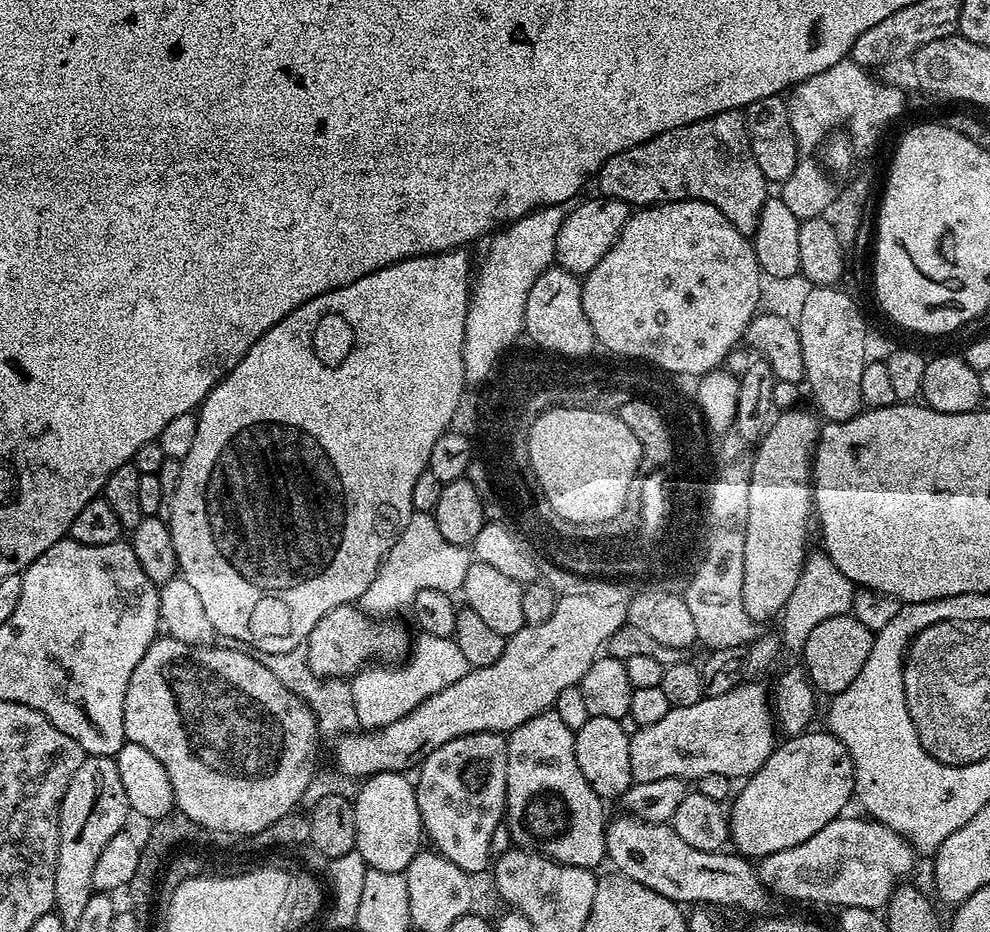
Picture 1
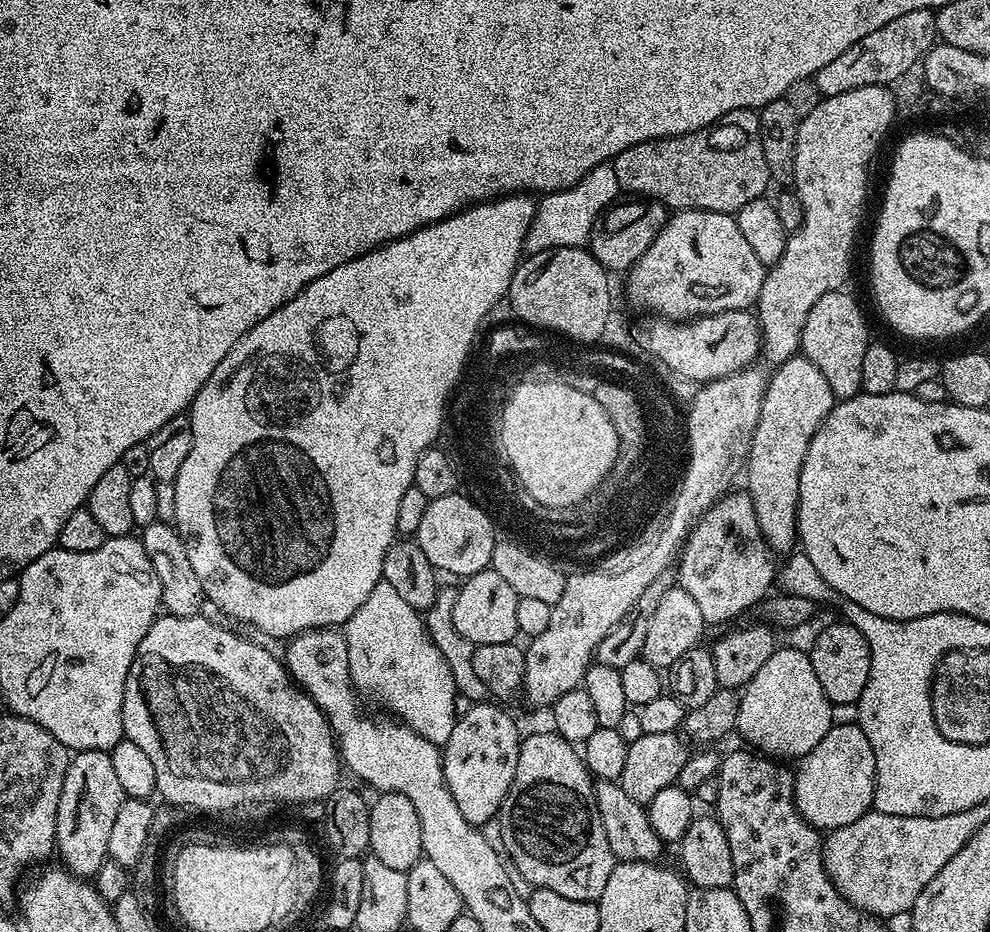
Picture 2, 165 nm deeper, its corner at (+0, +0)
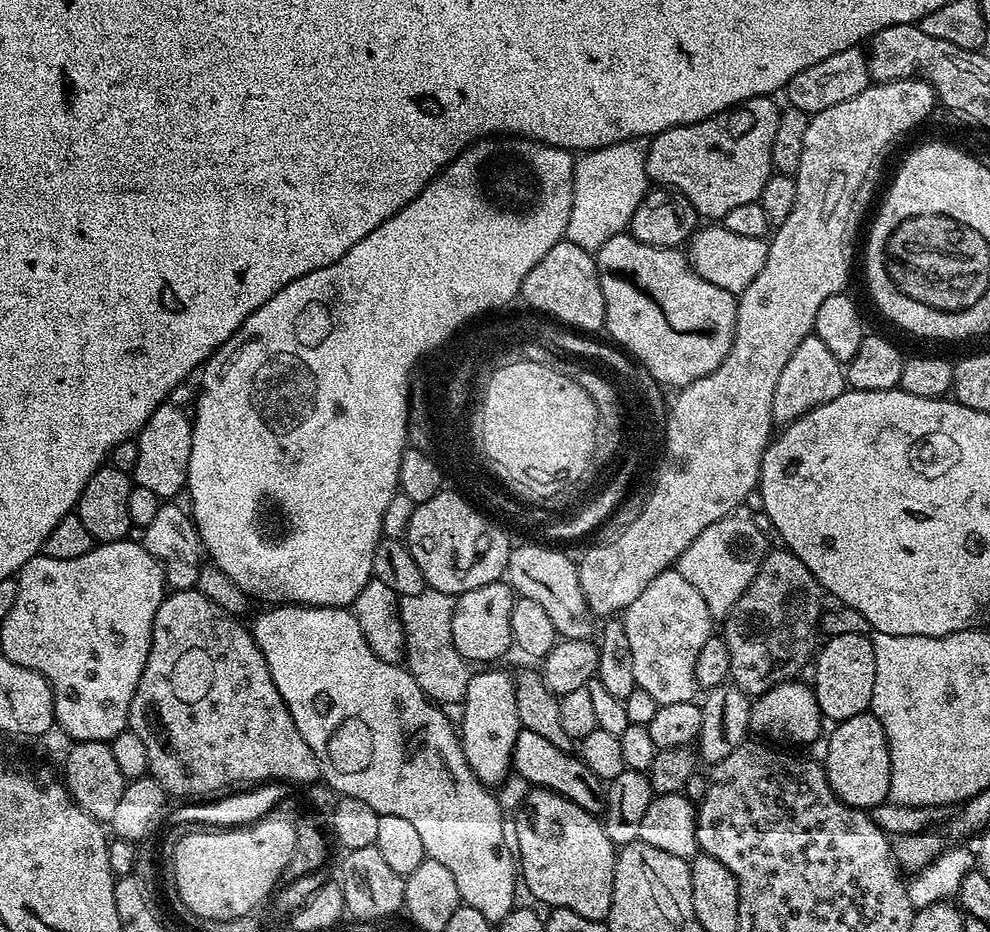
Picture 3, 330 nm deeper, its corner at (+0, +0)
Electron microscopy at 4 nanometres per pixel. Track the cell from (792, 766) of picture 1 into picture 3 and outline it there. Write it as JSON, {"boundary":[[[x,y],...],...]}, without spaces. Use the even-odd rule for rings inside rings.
{"boundary":[[[871,711],[858,714],[849,720],[841,720],[832,733],[826,736],[828,749],[823,760],[824,773],[830,782],[830,790],[843,804],[851,808],[871,810],[889,799],[890,750],[886,742],[886,730]]]}

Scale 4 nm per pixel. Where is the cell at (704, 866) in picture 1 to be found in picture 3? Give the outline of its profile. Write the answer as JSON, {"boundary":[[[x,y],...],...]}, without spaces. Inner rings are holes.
{"boundary":[[[521,728],[514,742],[512,766],[515,775],[523,780],[525,785],[548,788],[559,796],[567,796],[578,807],[590,813],[603,813],[606,781],[598,778],[598,774],[594,774],[594,770],[590,770],[590,766],[586,766],[586,762],[580,759],[579,755],[558,750],[558,746],[553,746],[551,742],[546,742],[546,738],[534,734],[534,730]]]}

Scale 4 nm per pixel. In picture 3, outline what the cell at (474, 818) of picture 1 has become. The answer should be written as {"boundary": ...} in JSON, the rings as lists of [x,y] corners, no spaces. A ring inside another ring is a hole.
{"boundary":[[[488,666],[483,670],[473,671],[470,686],[462,701],[463,708],[464,717],[460,724],[458,720],[458,735],[470,770],[484,784],[503,785],[513,771],[514,742],[521,730],[513,673],[503,672],[500,666]]]}

